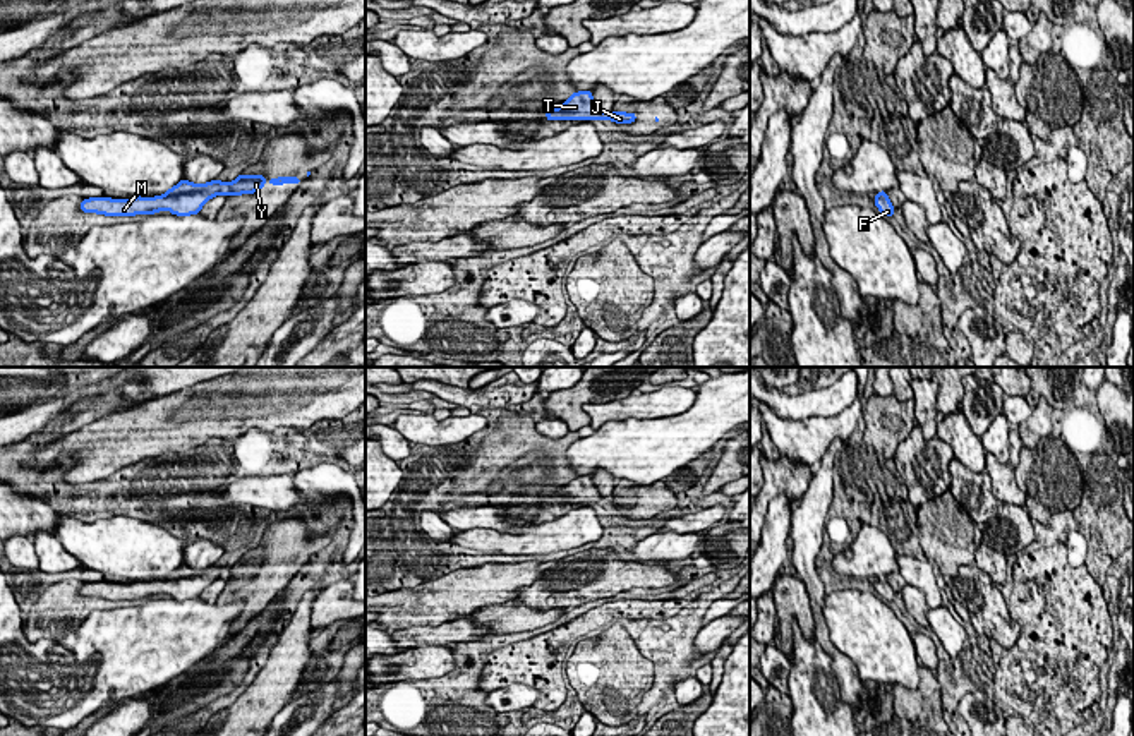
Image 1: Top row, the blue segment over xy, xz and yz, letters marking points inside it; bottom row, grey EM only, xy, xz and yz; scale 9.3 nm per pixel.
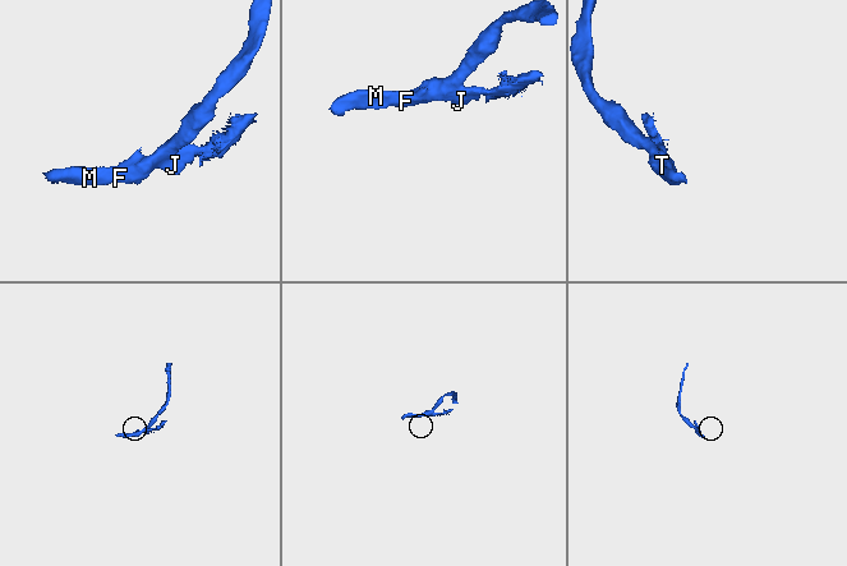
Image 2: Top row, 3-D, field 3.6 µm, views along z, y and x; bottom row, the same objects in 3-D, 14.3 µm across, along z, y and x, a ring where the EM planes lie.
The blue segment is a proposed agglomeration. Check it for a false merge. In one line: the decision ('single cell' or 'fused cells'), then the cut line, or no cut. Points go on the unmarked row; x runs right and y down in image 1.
fused cells; cut in xy along (165, 579), (208, 577), (211, 580)

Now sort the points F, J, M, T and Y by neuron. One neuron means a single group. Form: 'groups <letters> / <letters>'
groups F M T / J Y

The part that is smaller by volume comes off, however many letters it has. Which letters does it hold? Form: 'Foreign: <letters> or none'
Foreign: J, Y

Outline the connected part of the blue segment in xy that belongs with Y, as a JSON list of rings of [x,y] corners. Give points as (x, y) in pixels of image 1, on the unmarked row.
[[[240,558],[230,568],[220,566],[218,563],[211,564],[208,568],[192,568],[192,566],[184,563],[175,571],[166,575],[165,578],[208,576],[211,582],[214,582],[218,578],[228,582],[228,580],[238,580],[238,578],[242,580],[242,578],[257,576],[257,575],[264,573],[264,566],[266,566],[266,563],[259,558],[250,559],[250,561],[245,561],[244,558]]]

